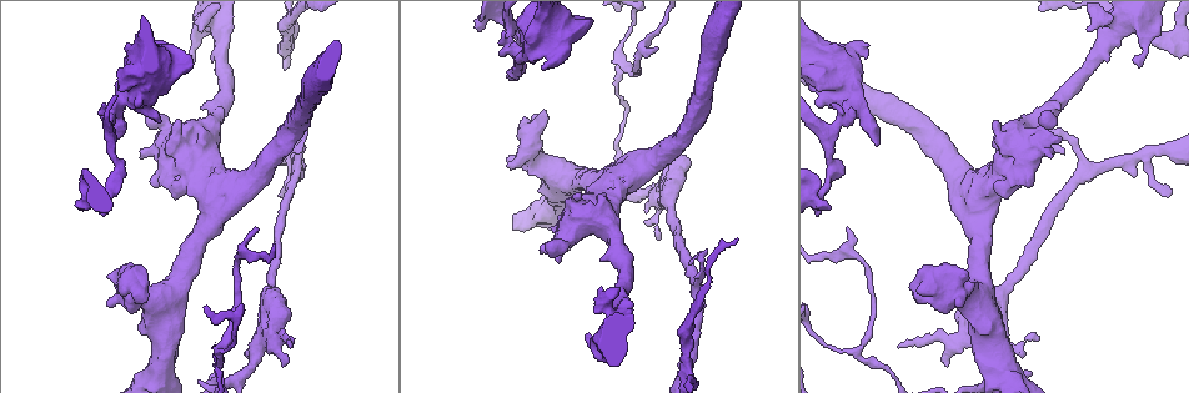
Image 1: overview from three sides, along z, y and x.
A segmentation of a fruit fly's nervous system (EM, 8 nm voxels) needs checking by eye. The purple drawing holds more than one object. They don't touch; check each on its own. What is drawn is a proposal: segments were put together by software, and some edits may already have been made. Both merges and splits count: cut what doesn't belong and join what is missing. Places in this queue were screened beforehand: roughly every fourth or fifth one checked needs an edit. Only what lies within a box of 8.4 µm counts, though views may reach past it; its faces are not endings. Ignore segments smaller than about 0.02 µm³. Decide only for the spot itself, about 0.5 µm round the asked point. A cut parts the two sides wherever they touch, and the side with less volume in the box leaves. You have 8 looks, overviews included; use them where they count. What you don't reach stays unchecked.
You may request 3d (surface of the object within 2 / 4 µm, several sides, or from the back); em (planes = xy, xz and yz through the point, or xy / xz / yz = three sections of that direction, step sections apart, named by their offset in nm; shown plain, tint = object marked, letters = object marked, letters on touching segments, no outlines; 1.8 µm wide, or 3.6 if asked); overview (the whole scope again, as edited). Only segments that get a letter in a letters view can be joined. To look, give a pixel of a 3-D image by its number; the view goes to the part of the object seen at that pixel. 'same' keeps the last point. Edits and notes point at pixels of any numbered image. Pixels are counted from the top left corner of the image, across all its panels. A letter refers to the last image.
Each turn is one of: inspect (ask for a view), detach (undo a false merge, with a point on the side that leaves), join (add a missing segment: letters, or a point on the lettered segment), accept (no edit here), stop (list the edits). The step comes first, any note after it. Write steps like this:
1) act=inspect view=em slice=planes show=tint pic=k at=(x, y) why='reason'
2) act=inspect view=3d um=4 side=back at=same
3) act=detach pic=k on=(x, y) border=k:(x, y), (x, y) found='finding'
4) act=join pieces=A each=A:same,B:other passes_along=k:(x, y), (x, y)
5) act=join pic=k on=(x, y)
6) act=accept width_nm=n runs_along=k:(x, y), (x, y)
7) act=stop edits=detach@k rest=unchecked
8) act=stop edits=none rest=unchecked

act=inspect view=em um=3.6 slice=xz step=8 show=tint pic=1 at=(966, 207)

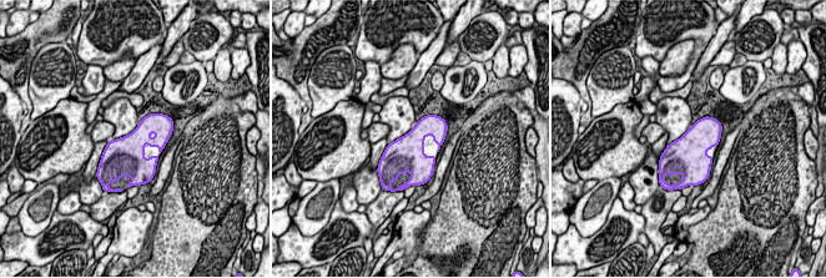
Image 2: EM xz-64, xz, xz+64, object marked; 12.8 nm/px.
act=inspect view=em um=3.6 slice=xz step=8 show=letters at=same

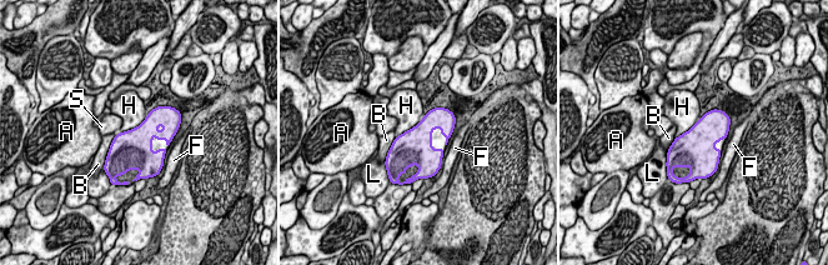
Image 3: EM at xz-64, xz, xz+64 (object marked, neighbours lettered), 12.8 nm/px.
act=accept each=A:other,B:other,F:other,H:other,L:other,S:other border=3:(147, 114), (138, 125), (115, 135) found='one neuron here'

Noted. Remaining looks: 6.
act=inspect view=em slice=planes show=letters pic=1 at=(689, 261) why='thin end'

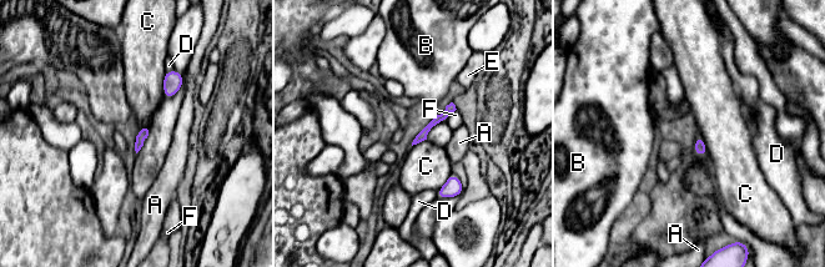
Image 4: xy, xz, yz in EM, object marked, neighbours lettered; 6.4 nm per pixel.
act=accept each=A:other,B:other,C:other,D:other,E:other,F:other runs_along=4:(452, 106), (417, 140) found='no lettered segment goes on from it'

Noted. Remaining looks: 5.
act=inspect view=3d um=2 pic=1 at=(106, 131) why='abrupt turn'

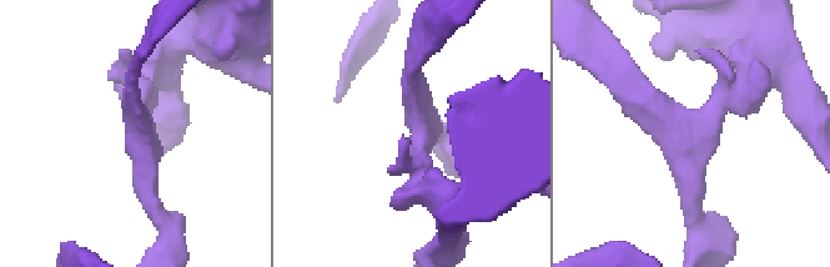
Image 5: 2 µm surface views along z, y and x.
act=inspect view=em slice=planes show=letters pic=5 at=(414, 141) arms=3

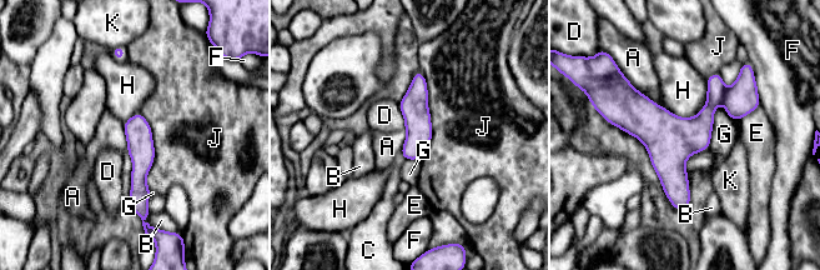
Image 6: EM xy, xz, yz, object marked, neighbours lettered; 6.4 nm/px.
act=detach pic=6 on=(702, 125) each=A:other,B:other,C:other,D:other,E:other,F:other,G:other,H:other,J:other,K:other found='a second neuron is stuck on'

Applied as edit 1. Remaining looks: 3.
act=stop edits=detach@6 rest=unchecked

